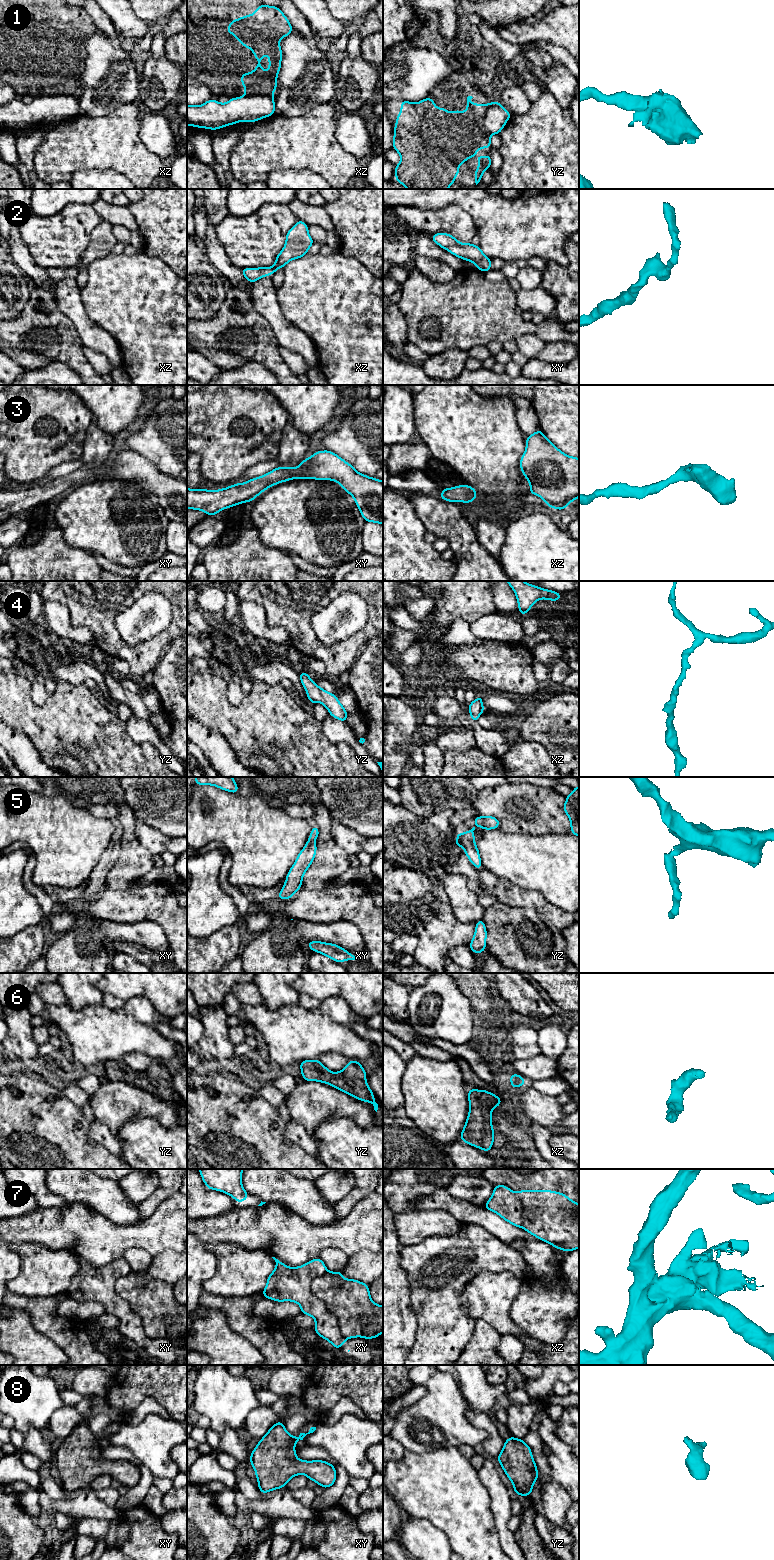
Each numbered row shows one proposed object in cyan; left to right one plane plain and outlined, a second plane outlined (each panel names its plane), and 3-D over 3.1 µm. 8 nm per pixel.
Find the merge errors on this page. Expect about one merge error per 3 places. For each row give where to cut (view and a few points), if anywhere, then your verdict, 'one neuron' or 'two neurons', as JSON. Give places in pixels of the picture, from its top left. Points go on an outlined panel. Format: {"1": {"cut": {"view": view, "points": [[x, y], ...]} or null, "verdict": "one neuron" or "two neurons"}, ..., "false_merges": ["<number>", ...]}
{"1": {"cut": {"view": "yz", "points": [[491, 104], [484, 120], [484, 126], [490, 133]]}, "verdict": "two neurons"}, "2": {"cut": null, "verdict": "one neuron"}, "3": {"cut": null, "verdict": "one neuron"}, "4": {"cut": null, "verdict": "one neuron"}, "5": {"cut": null, "verdict": "one neuron"}, "6": {"cut": null, "verdict": "one neuron"}, "7": {"cut": {"view": "xy", "points": [[326, 1271], [312, 1281], [311, 1291], [336, 1316], [347, 1337]]}, "verdict": "two neurons"}, "8": {"cut": null, "verdict": "one neuron"}, "false_merges": ["1", "7"]}

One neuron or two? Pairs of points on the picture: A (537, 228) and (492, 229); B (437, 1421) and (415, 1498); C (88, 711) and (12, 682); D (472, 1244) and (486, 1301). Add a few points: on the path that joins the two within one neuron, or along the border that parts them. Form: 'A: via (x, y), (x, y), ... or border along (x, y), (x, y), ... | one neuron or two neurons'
A: via (526, 229), (503, 230) | one neuron
B: border along (451, 1445), (445, 1445), (421, 1453), (406, 1450) | two neurons
C: via (67, 715), (38, 715), (26, 703) | one neuron
D: border along (502, 1271), (479, 1272), (463, 1290) | two neurons

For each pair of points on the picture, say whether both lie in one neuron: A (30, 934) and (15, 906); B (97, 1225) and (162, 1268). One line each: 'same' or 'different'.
A: different
B: different

